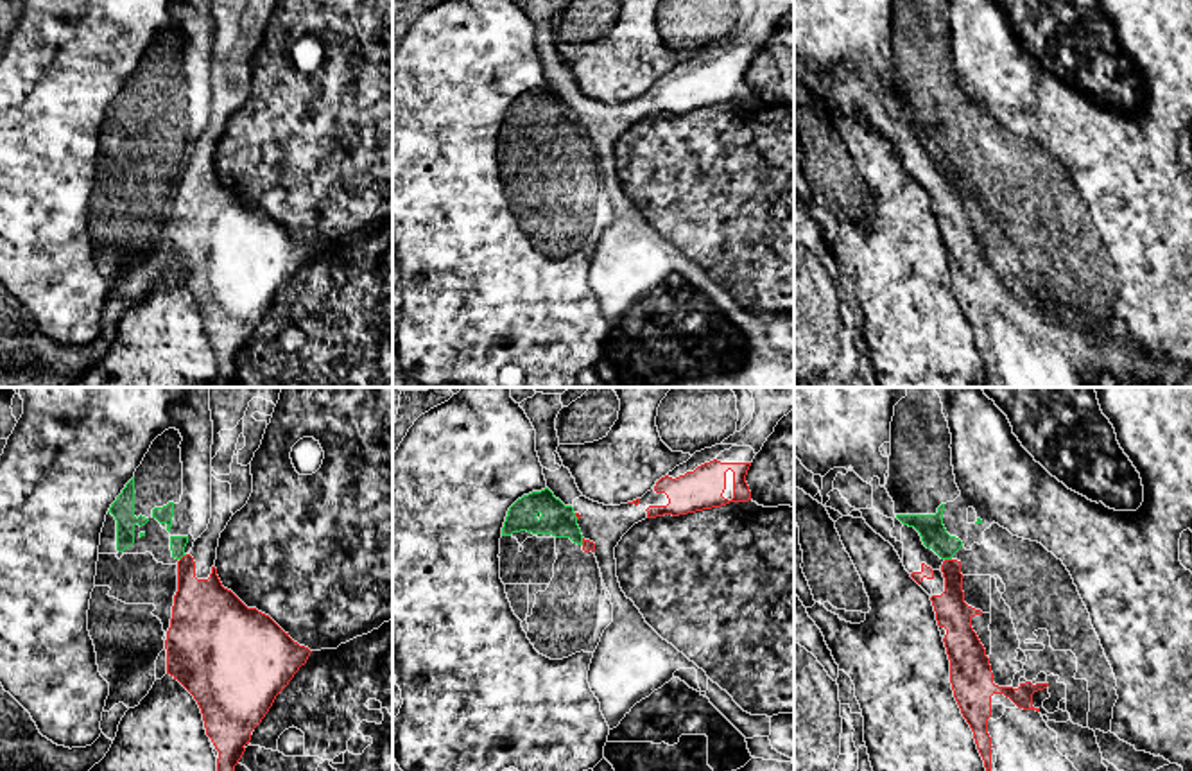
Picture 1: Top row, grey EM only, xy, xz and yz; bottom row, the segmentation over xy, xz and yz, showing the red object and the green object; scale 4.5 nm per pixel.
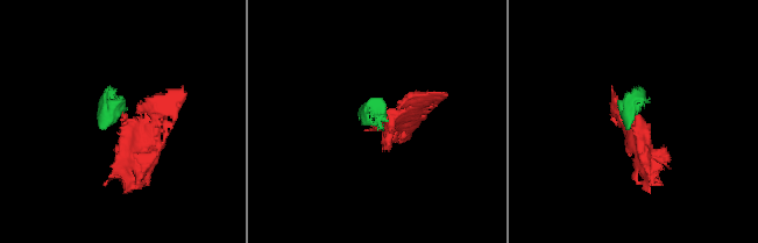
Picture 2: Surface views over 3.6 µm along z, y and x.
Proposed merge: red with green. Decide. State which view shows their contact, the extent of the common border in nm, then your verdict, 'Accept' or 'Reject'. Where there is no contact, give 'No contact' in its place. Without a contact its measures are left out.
Touches red in xy. Shared border 50 nm. Reject

